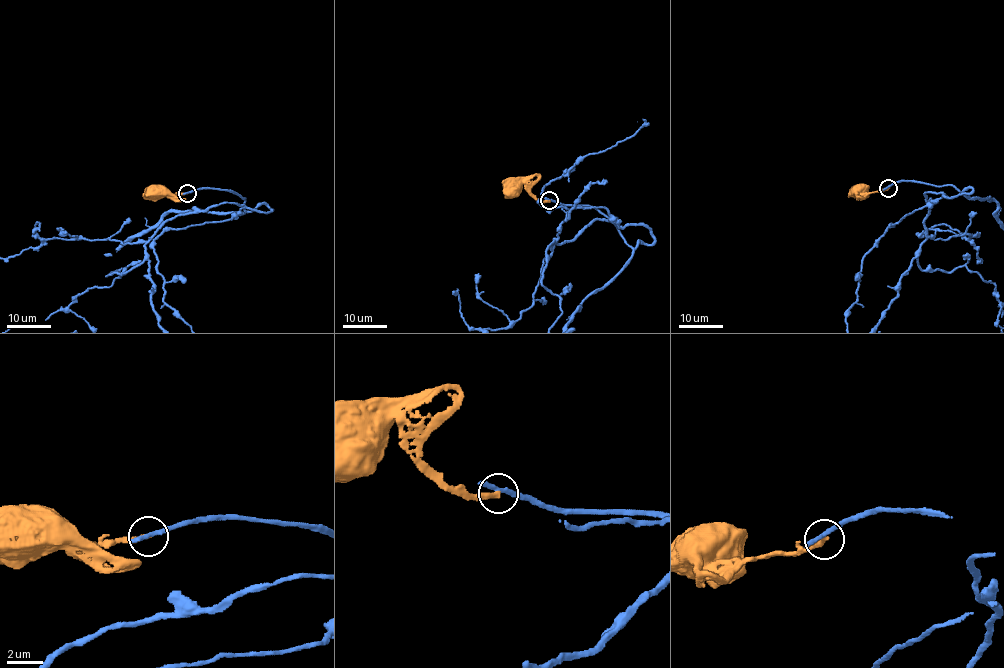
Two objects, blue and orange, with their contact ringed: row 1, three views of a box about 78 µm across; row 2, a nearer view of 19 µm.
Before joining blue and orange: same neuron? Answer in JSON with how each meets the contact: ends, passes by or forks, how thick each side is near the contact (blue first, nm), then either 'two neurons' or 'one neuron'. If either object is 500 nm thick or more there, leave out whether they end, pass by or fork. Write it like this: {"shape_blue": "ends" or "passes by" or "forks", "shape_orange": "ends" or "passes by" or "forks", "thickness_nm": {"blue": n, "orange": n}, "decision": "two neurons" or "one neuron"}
{"shape_blue": "passes by", "shape_orange": "ends", "thickness_nm": {"blue": 240, "orange": 280}, "decision": "two neurons"}

